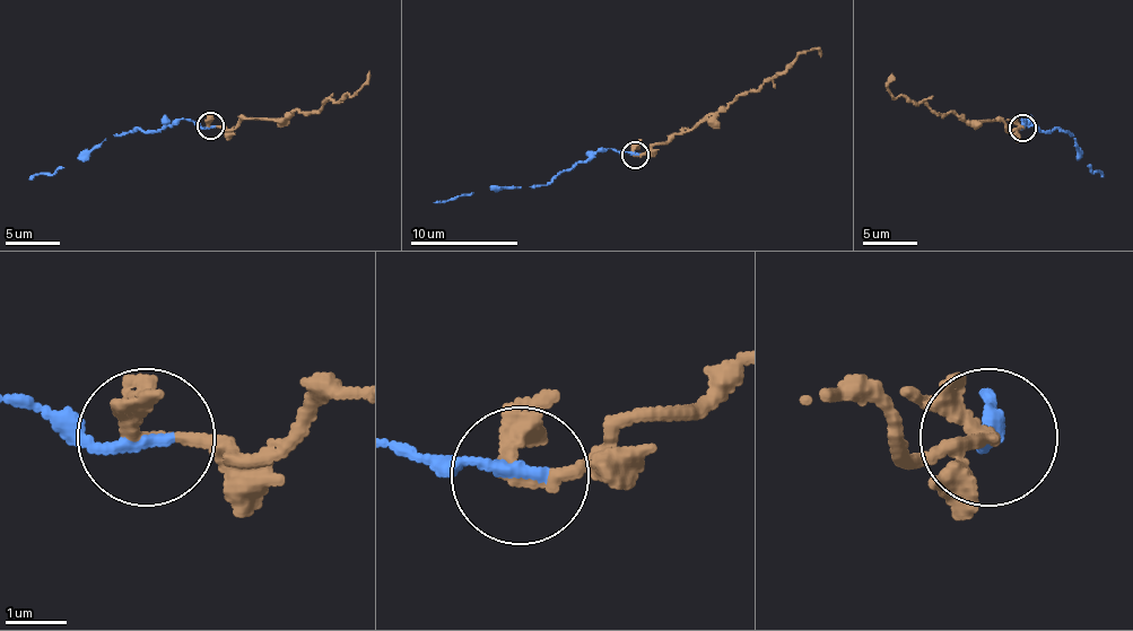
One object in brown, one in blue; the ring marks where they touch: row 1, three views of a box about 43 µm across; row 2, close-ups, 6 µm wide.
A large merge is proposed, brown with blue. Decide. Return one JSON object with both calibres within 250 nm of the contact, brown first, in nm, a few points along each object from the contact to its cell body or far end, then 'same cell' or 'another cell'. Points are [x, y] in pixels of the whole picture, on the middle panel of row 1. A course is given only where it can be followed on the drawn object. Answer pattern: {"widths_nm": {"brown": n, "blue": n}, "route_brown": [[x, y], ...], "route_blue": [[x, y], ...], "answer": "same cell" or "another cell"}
{"widths_nm": {"brown": 180, "blue": 190}, "route_brown": [[635, 154], [646, 154], [659, 143], [711, 122], [731, 103], [755, 91], [801, 54], [816, 49], [820, 53]], "route_blue": [[635, 154], [599, 148], [584, 161], [563, 169], [543, 185], [488, 186], [435, 203]], "answer": "same cell"}

